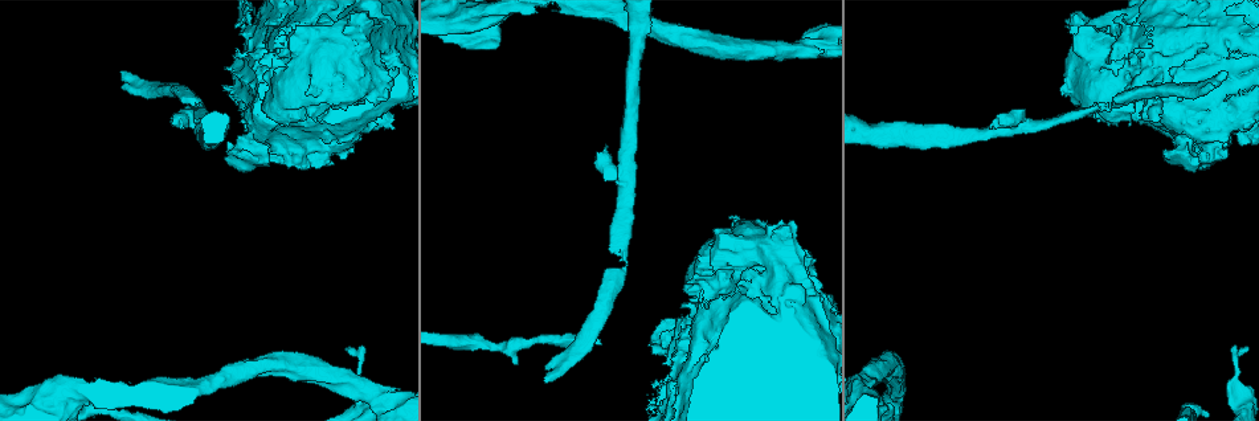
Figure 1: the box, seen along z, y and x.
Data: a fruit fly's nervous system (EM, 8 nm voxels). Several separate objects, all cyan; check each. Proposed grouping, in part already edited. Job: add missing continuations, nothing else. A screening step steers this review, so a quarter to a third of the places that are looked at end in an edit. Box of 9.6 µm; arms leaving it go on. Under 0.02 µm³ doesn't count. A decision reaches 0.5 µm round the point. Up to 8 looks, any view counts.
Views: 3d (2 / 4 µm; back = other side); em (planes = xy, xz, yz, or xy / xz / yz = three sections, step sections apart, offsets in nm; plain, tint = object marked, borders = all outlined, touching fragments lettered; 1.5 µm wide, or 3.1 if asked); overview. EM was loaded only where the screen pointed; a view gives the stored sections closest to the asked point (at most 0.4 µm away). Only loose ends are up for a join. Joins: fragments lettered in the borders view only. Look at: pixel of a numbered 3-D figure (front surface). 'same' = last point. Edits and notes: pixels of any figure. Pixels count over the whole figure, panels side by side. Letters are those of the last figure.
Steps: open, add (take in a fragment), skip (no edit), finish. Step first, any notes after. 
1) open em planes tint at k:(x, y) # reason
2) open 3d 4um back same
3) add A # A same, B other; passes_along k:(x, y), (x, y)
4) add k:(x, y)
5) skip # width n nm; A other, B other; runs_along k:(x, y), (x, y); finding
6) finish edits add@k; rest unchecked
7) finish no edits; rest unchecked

open 3d 2um back at 1:(691, 299) # an open end

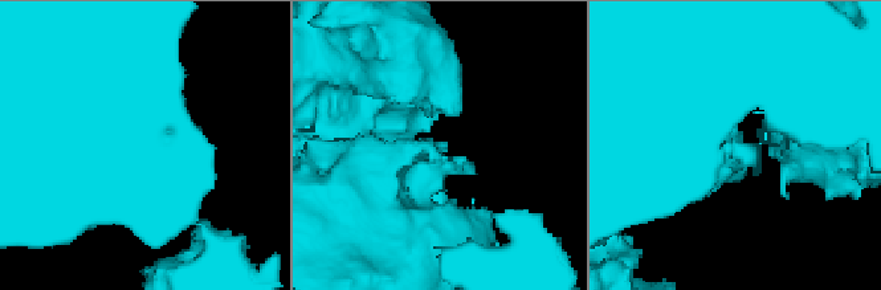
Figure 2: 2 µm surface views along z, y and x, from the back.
open em xy step 8 borders at 2:(440, 157)

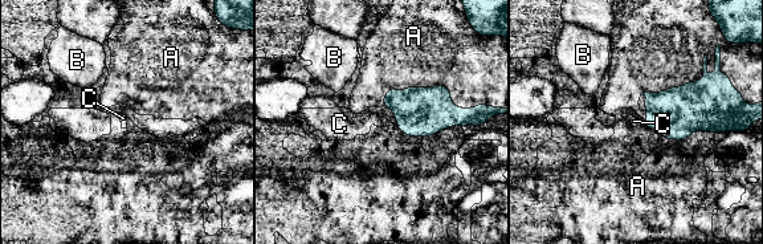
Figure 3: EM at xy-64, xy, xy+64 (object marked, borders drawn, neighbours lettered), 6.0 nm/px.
open em planes borders same

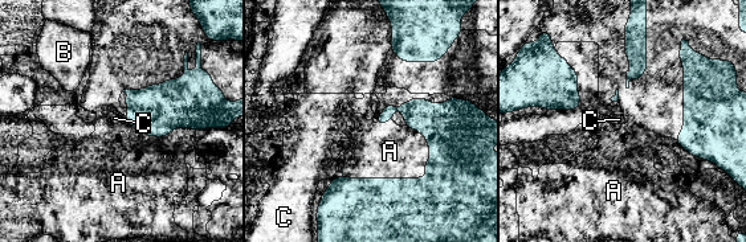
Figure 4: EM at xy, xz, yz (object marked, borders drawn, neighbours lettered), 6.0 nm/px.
skip # A other, B other, C other; runs_along 4:(459, 114), (426, 183), (334, 185); no lettered fragment goes on from it

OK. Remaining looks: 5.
open em planes borders at 1:(605, 148) # an open end

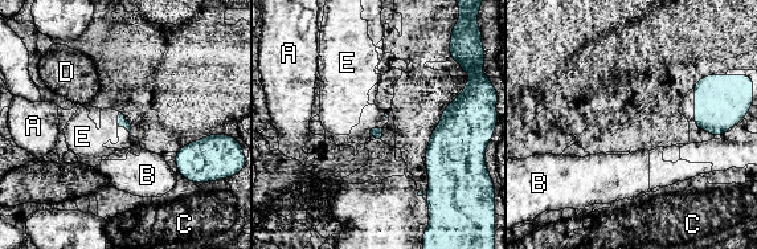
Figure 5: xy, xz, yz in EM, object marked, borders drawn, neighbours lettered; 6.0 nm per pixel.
skip # A other, B other, C other, D other, E other; border 5:(119, 113), (117, 123); none of them fits

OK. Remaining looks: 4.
open em planes borders at 1:(1064, 22) # an open end

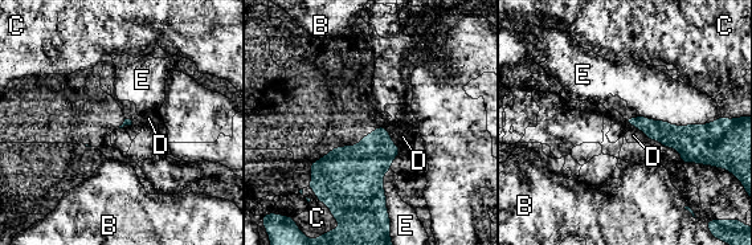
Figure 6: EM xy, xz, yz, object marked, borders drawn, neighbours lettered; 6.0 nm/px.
skip # longest_contact E 460 nm; B other, C other, D other, E other; none of them fits

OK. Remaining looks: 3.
finish no edits; rest unchecked

